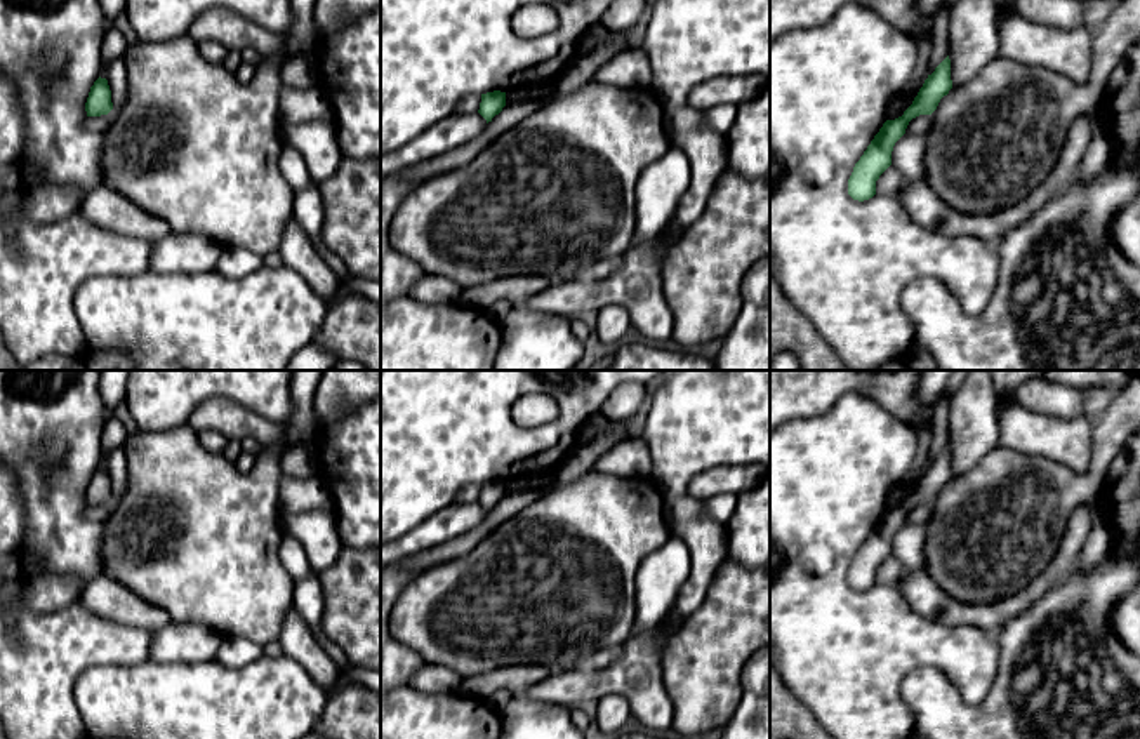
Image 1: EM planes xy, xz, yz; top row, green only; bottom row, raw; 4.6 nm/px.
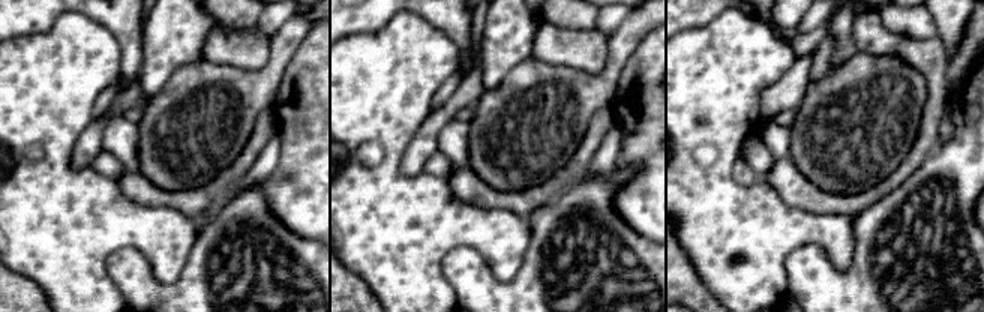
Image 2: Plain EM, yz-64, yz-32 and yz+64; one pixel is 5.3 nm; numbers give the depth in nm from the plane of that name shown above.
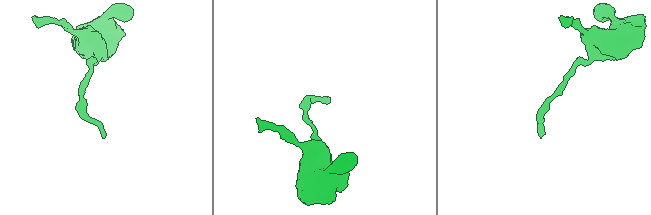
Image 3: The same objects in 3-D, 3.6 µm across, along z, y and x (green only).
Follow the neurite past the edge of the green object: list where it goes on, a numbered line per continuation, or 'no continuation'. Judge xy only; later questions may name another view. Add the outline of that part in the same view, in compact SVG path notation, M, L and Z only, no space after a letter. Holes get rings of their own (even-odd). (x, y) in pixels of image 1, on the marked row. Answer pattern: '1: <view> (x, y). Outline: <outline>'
no continuation

